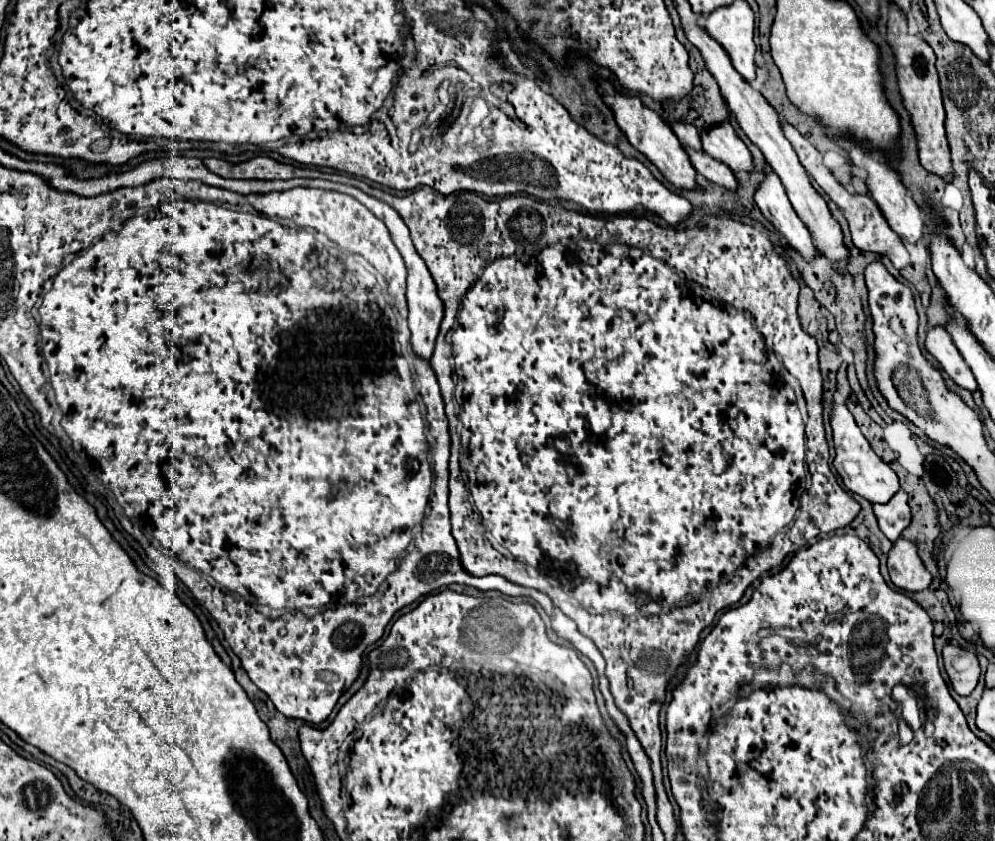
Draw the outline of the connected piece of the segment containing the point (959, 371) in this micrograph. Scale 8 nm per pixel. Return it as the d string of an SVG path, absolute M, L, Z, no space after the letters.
M929 327L925 337L925 349L939 361L943 371L959 385L969 391L977 389L977 383L973 379L973 373L969 367L965 367L965 361L961 361L961 355L957 347L951 341L951 335L943 327Z

